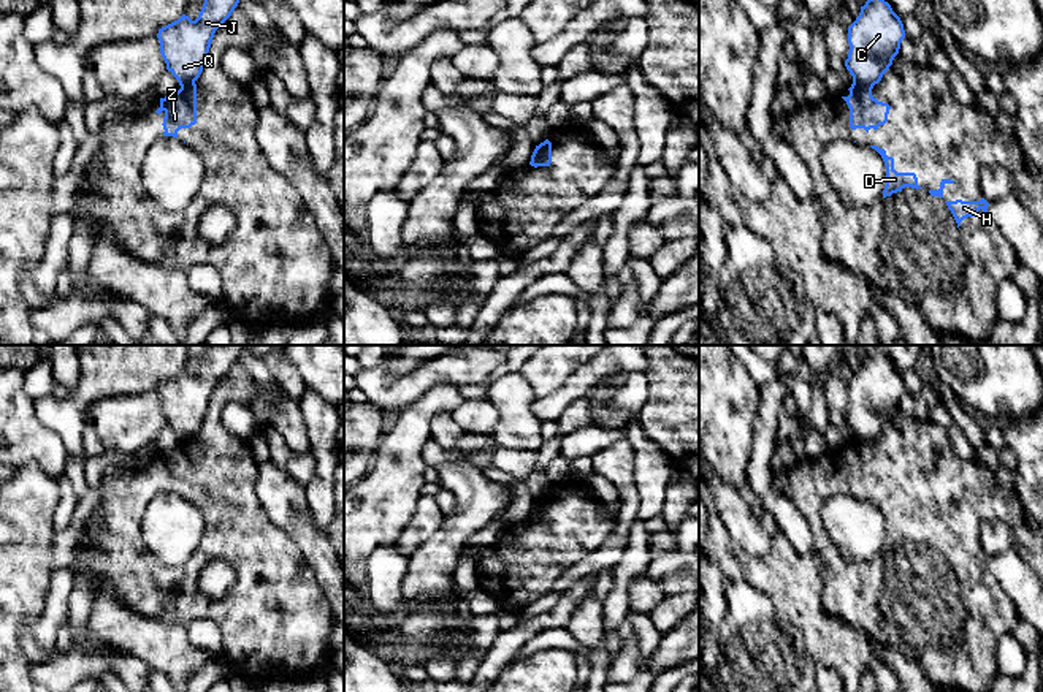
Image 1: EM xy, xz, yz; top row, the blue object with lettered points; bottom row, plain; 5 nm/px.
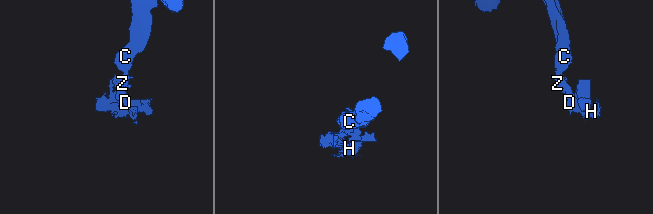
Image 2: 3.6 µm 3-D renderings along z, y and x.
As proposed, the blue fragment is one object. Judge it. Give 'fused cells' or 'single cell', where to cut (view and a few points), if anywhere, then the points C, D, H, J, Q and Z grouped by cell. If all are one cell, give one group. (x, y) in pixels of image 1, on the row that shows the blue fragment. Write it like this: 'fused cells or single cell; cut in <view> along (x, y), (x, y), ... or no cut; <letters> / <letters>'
fused cells; cut in yz along (853, 83), (874, 84); C J Q / D H Z

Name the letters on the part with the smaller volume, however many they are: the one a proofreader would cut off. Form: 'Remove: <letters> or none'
Remove: D, H, Z

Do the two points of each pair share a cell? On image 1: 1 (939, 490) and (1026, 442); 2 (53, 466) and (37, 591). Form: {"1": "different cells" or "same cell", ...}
{"1": "different cells", "2": "different cells"}

